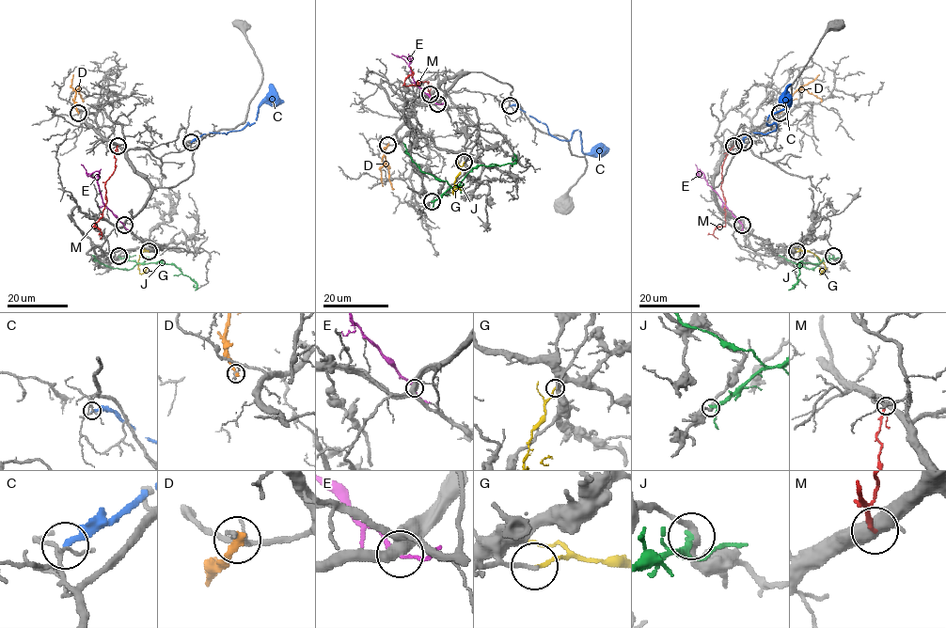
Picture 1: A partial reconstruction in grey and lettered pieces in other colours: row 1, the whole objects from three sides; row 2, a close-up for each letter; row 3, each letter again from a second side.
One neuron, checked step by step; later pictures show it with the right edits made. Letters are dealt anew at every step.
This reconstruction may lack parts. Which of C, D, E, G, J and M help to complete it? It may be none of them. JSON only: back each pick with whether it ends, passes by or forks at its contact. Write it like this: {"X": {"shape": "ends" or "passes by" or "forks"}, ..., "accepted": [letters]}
{"accepted": []}

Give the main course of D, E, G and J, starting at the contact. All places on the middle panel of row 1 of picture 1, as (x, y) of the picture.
D: (388, 144), (384, 156), (393, 188)
E: (437, 104), (415, 83), (408, 66), (410, 60), (398, 55), (407, 64)
G: (464, 163), (453, 193), (463, 188)
J: (432, 202), (458, 185), (474, 168), (513, 163), (513, 153)

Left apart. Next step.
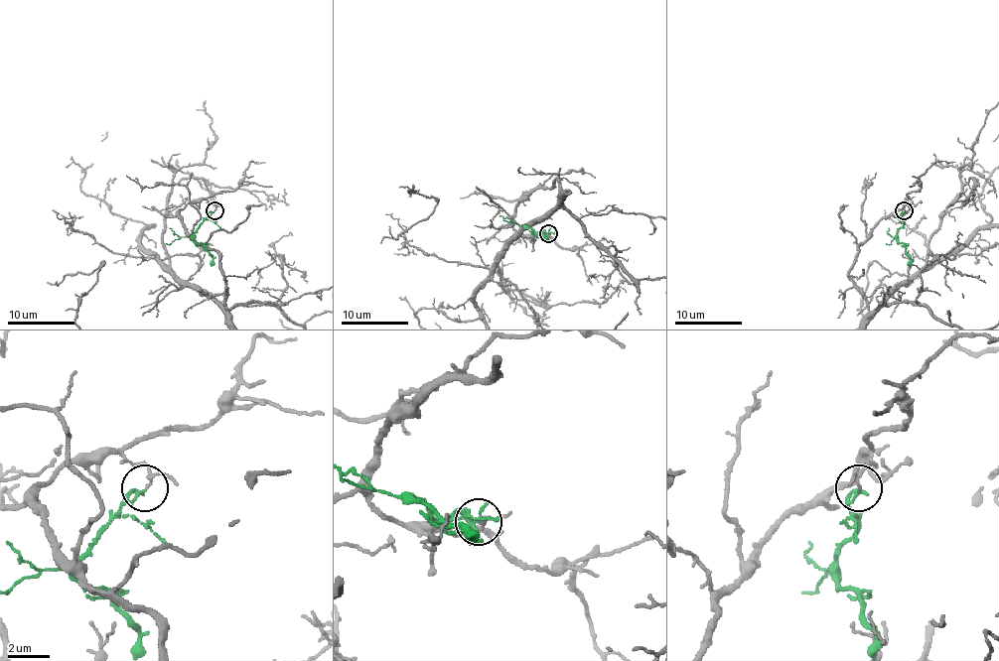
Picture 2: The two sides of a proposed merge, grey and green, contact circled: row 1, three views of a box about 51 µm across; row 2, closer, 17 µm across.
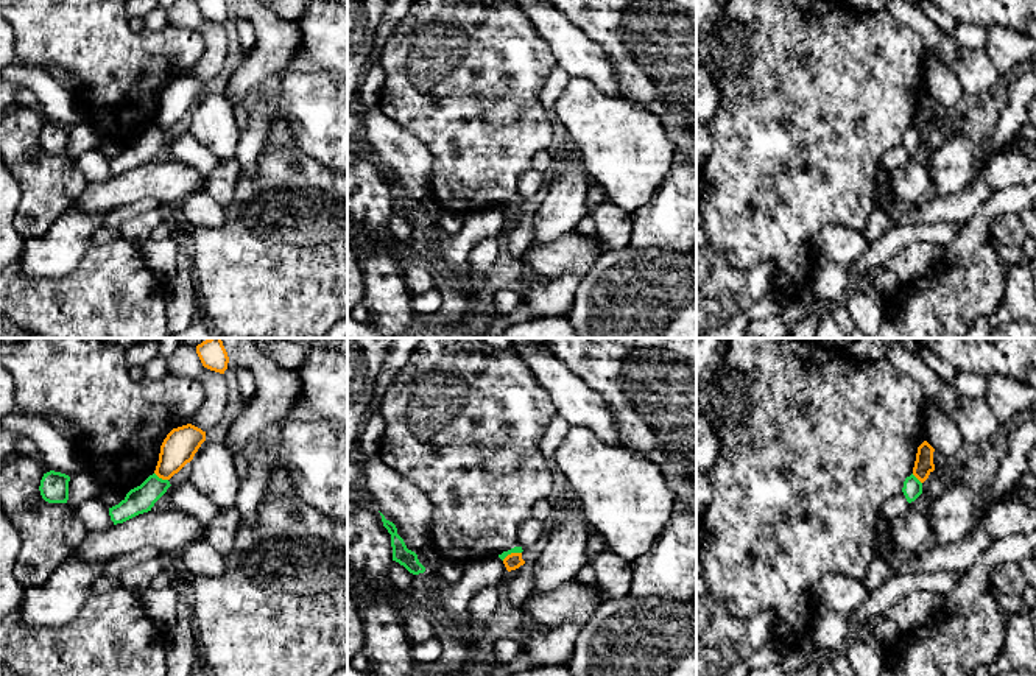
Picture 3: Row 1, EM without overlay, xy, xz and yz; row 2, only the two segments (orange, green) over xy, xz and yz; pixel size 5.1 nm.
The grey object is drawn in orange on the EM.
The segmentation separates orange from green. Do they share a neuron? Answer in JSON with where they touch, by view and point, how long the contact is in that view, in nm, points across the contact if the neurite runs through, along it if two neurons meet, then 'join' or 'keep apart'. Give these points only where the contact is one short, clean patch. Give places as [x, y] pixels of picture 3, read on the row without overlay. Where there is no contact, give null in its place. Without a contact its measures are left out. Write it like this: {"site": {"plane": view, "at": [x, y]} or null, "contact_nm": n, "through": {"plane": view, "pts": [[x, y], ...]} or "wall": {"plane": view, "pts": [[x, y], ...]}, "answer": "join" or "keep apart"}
{"site": {"plane": "xy", "at": [161, 128]}, "contact_nm": 80, "wall": {"plane": "xy", "pts": [[155, 123], [167, 131]]}, "answer": "keep apart"}

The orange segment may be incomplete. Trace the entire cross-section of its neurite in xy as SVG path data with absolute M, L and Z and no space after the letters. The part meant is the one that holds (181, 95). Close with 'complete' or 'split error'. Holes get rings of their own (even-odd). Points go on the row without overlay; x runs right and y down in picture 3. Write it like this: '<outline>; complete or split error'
M192 75L173 79L160 97L154 125L162 131L170 131L193 111L204 92L206 83Z; complete

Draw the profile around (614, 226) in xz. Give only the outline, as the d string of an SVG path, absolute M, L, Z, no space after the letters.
M603 201L595 206L590 217L595 221L595 237L604 241L611 251L618 251L629 245L633 232L631 213L609 201Z

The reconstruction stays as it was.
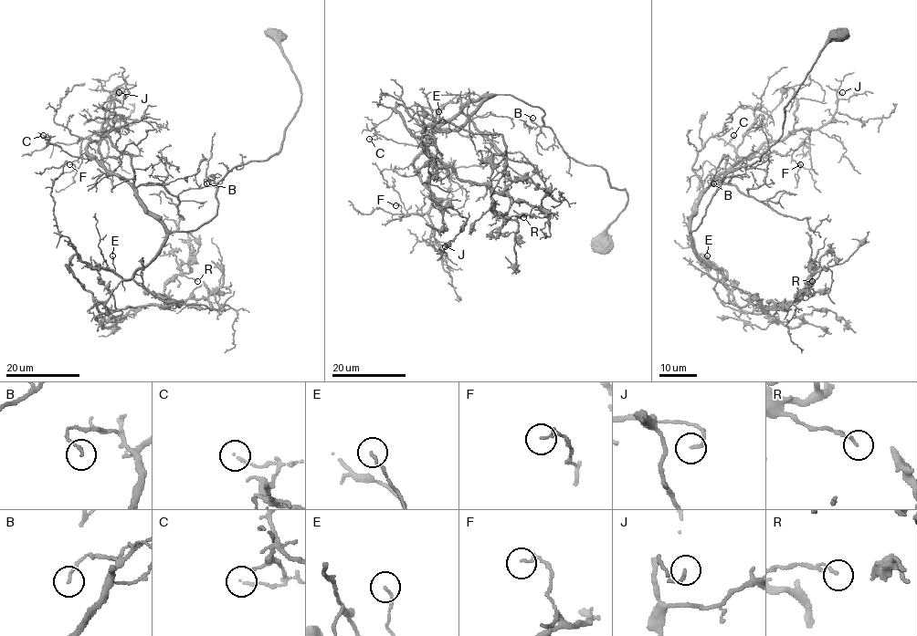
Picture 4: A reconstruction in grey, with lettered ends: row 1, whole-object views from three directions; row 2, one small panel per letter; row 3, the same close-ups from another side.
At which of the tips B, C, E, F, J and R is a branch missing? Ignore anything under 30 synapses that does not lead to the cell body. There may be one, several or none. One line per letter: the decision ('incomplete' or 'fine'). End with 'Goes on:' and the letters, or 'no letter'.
B: fine
C: fine
E: fine
F: incomplete
J: fine
R: fine
Goes on: F

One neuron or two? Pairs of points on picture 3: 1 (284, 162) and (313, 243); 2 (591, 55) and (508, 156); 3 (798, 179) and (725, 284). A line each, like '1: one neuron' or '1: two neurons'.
1: one neuron
2: two neurons
3: two neurons

